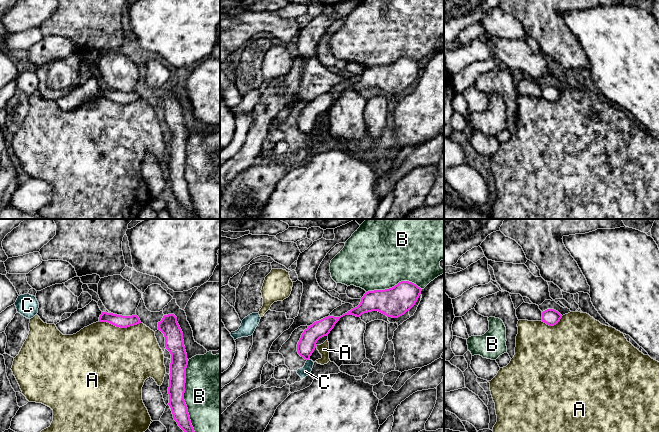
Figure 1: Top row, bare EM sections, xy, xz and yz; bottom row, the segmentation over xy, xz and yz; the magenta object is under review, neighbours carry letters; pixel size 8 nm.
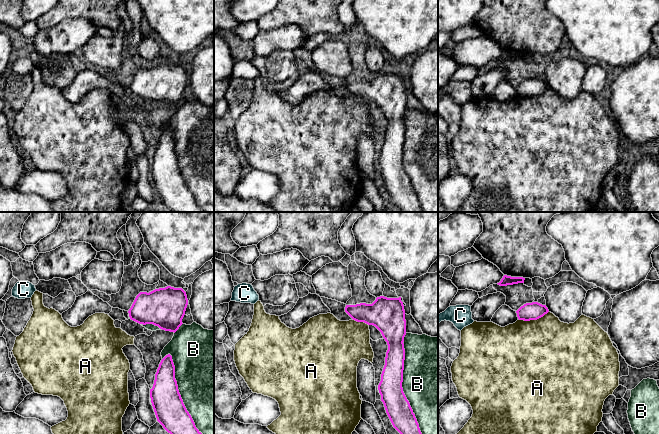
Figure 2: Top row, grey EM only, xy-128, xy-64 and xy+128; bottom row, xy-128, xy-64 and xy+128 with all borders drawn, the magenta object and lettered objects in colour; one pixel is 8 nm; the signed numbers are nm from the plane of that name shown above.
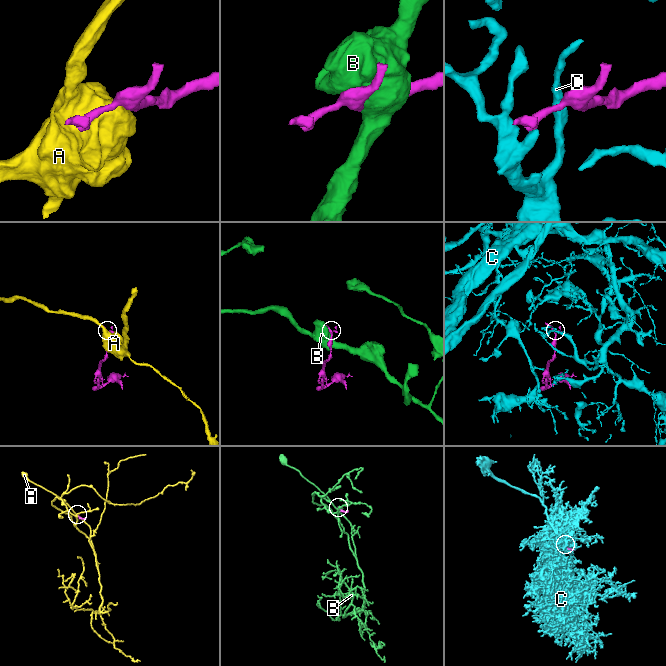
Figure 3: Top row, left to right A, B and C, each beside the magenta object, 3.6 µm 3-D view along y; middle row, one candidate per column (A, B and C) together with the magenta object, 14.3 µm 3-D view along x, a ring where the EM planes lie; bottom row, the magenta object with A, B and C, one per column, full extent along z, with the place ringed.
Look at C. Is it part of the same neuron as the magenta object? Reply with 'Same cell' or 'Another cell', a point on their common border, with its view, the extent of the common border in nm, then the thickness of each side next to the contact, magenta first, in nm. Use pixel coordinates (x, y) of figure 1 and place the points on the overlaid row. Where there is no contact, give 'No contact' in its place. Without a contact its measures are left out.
Another cell. Touches magenta at xz (308, 359). Shared border 30 nm. Thickness 140 nm (magenta) against 80 nm

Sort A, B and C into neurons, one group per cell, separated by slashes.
A / B / C

